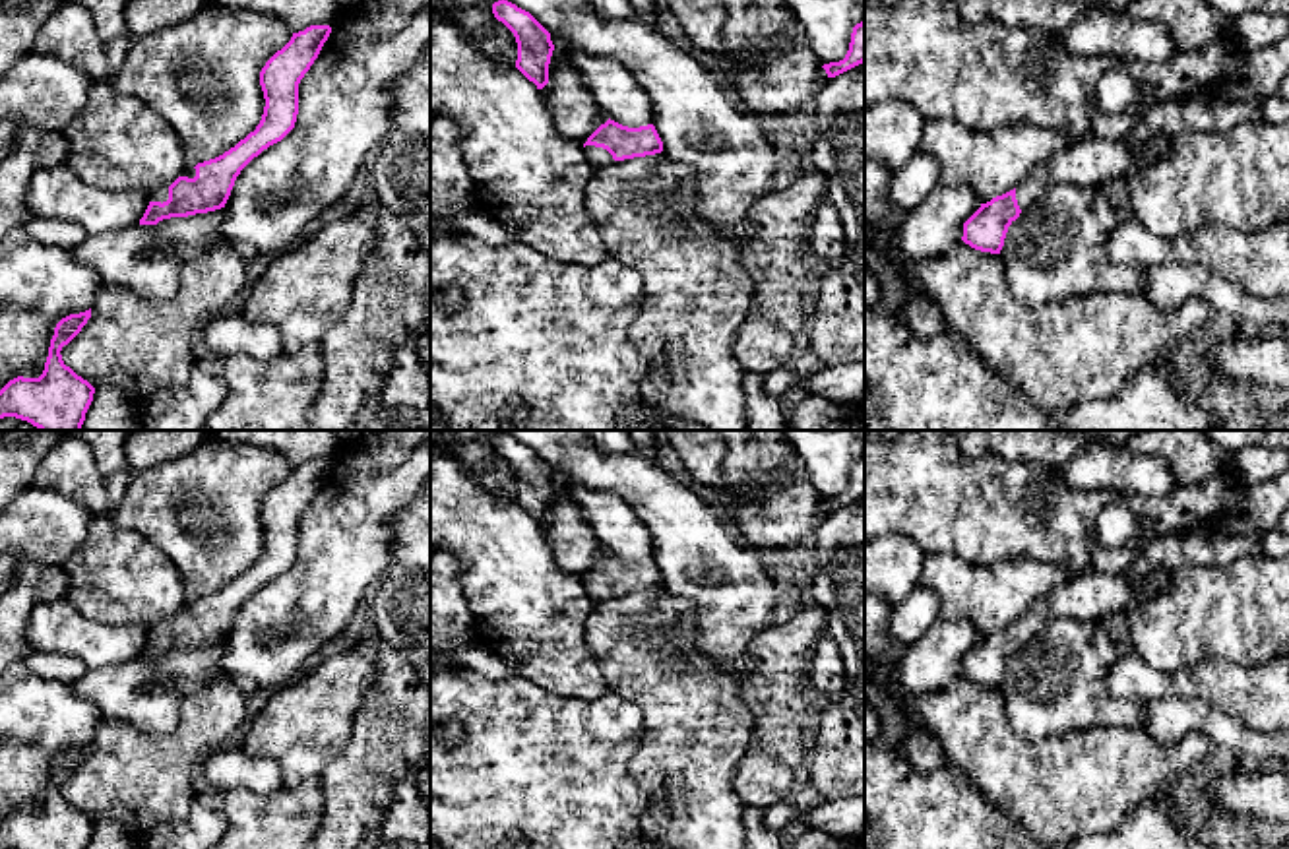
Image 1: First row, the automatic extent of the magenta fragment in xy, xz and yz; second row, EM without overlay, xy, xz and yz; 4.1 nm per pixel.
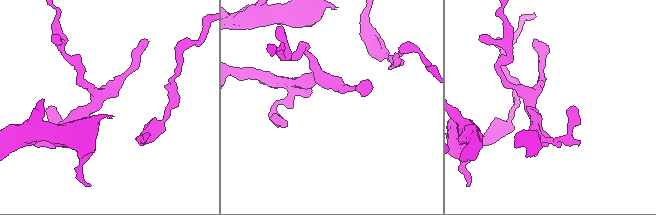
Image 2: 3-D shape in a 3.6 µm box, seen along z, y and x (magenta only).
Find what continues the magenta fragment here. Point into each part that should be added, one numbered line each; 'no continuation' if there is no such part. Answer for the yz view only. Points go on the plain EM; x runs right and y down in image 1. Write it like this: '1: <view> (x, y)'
1: yz (1094, 596)

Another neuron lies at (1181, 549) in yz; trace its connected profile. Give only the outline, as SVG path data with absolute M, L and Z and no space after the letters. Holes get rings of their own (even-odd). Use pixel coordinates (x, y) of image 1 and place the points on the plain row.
M1175 531L1151 541L1124 570L1136 595L1136 605L1155 597L1149 576L1159 570L1177 572L1186 566L1225 566L1241 556L1262 552L1262 537L1256 533L1194 535Z

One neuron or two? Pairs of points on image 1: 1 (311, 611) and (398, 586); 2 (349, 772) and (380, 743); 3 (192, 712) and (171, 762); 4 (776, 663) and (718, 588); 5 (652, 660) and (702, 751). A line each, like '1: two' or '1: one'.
1: two
2: one
3: one
4: two
5: one

